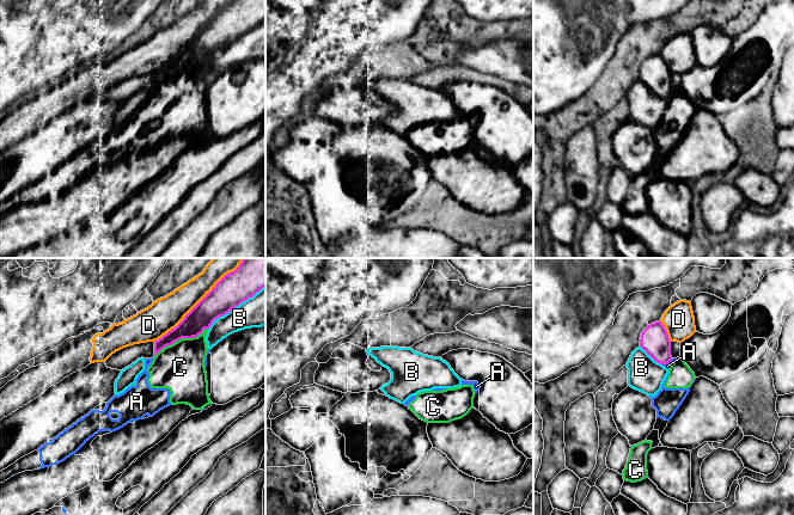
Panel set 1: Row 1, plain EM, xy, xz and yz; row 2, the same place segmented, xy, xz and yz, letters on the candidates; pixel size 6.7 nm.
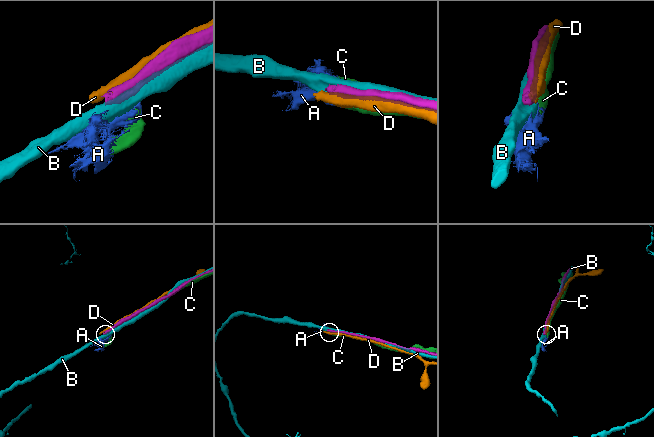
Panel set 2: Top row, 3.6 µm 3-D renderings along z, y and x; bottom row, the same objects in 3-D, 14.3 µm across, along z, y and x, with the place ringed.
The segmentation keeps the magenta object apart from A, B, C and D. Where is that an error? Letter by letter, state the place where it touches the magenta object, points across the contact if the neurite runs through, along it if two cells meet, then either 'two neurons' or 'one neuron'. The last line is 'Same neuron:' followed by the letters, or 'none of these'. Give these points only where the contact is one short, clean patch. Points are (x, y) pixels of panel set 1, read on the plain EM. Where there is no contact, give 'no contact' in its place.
A: yz (667, 94) | along yz (672, 91), (663, 97) | two neurons
B: xy (236, 38) | two neurons
C: xy (181, 71) | two neurons
D: xy (195, 38) | two neurons
Same neuron: none of these

